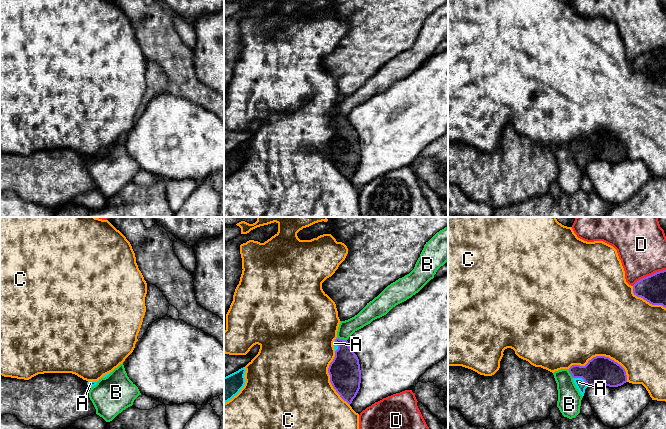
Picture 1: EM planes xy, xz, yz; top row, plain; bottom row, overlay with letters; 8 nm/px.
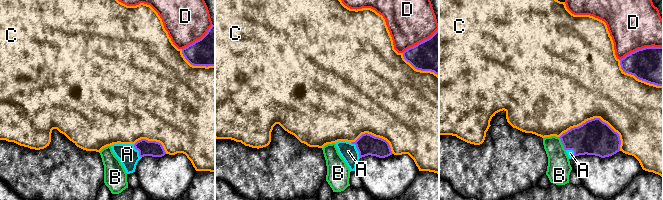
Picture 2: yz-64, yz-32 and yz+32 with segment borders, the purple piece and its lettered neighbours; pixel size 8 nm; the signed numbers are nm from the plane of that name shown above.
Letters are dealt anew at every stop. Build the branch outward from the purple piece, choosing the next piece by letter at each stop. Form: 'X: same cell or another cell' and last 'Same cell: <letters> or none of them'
A: same cell
B: another cell
C: another cell
D: another cell
Same cell: A

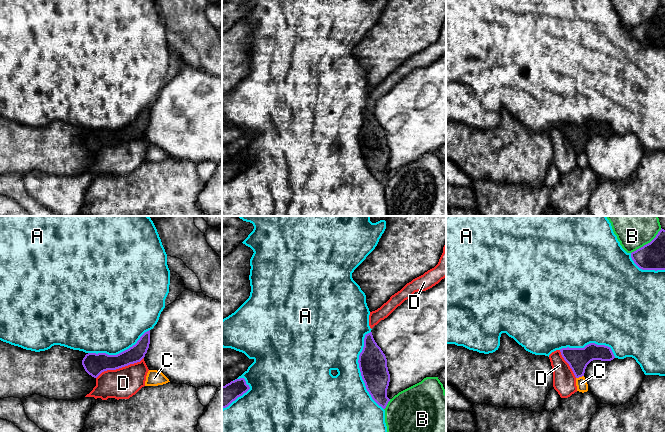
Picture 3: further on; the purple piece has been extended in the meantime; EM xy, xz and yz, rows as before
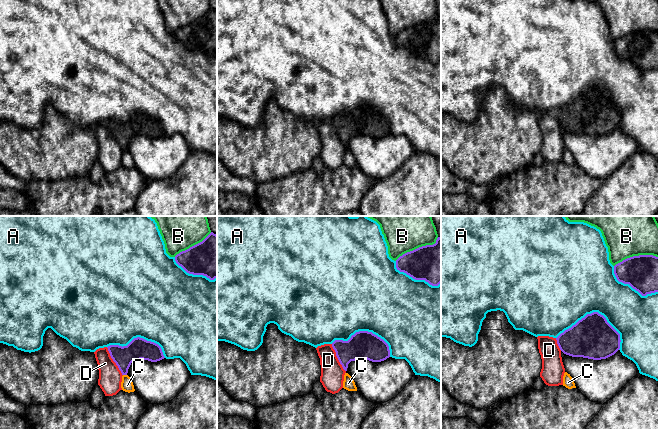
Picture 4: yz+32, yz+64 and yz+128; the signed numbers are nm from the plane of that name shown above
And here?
A: another cell
B: another cell
C: another cell
D: another cell
Same cell: none of them

